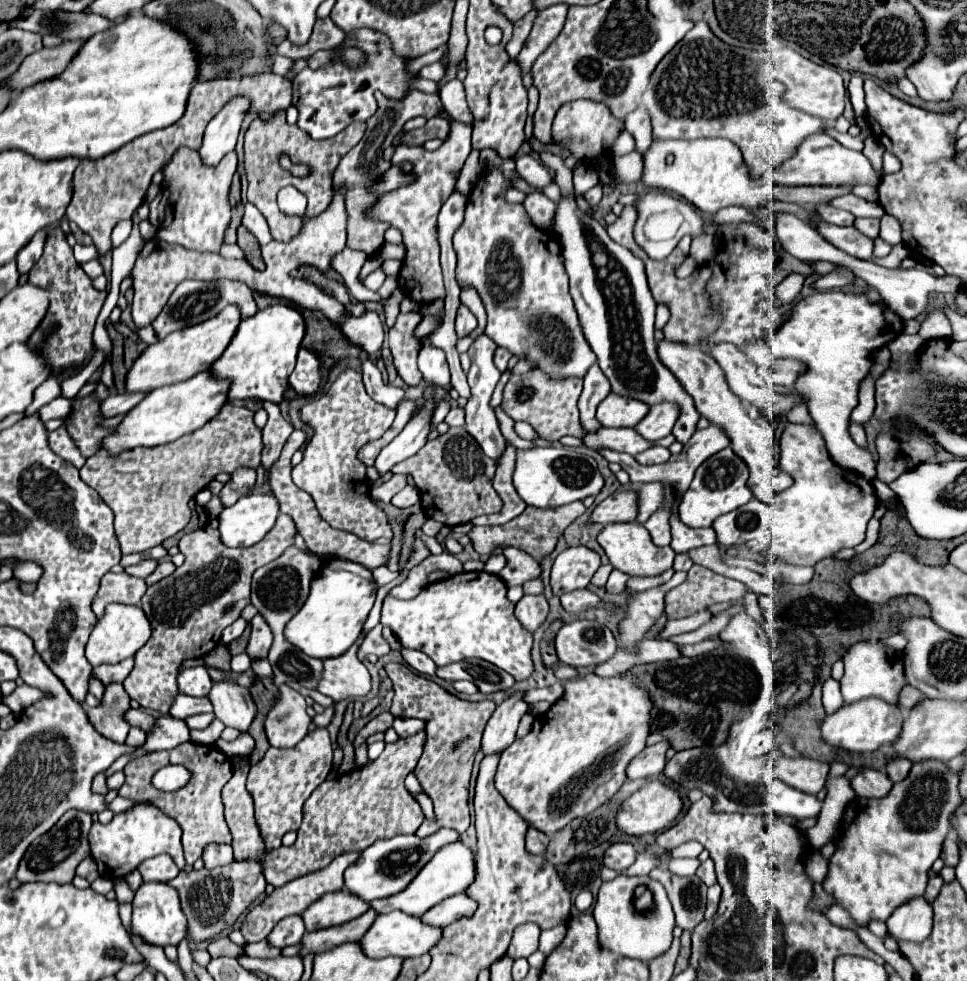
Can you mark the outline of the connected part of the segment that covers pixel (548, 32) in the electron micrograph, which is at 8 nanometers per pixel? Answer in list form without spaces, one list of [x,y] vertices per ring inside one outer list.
[[[552,4],[552,6],[538,12],[534,28],[528,34],[520,54],[516,58],[516,64],[518,64],[522,76],[530,72],[536,58],[556,40],[556,36],[560,34],[560,28],[564,26],[568,8],[570,8],[568,4]]]

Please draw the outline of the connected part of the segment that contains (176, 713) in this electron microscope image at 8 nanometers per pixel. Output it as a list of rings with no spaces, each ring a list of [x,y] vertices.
[[[178,694],[174,698],[172,708],[170,708],[170,716],[182,718],[182,720],[186,720],[188,716],[194,716],[194,714],[204,714],[204,712],[212,712],[212,704],[208,698],[190,698],[190,696],[182,696],[182,694]]]

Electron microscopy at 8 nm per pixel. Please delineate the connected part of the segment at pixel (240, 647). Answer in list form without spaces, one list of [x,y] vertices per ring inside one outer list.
[[[251,626],[249,628],[249,631],[248,631],[248,628],[246,627],[242,636],[227,646],[232,656],[245,652],[250,633],[251,633]]]

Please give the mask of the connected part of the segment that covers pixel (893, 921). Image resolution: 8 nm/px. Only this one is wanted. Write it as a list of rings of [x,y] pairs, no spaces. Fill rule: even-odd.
[[[924,898],[910,900],[886,920],[888,934],[896,940],[922,942],[932,930],[932,906]]]

